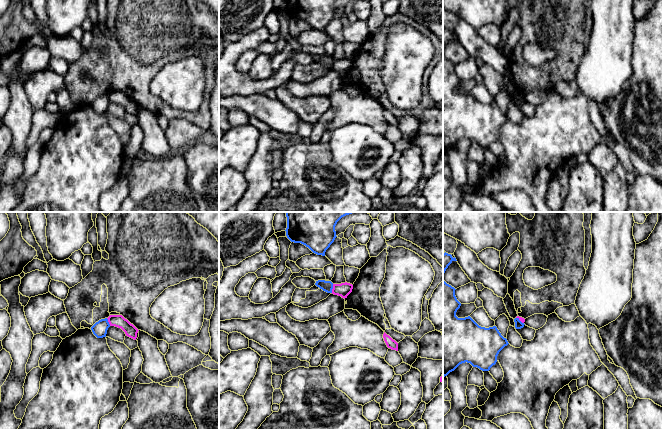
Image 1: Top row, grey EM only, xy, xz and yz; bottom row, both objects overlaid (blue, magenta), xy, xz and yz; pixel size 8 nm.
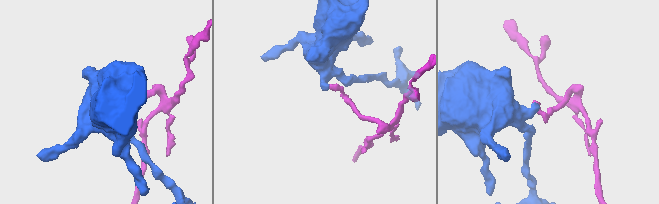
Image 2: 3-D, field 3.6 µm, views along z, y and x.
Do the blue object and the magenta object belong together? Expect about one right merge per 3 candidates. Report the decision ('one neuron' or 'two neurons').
two neurons

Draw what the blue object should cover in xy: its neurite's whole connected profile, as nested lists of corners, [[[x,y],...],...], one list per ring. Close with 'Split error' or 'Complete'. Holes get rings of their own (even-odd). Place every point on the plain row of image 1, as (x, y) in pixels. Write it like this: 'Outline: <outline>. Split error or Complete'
Outline: [[[105,94],[105,95],[101,95],[98,98],[96,98],[91,103],[91,106],[97,114],[103,114],[103,113],[106,113],[107,106],[109,103],[110,103],[110,100],[108,98],[108,95]]]. Complete

